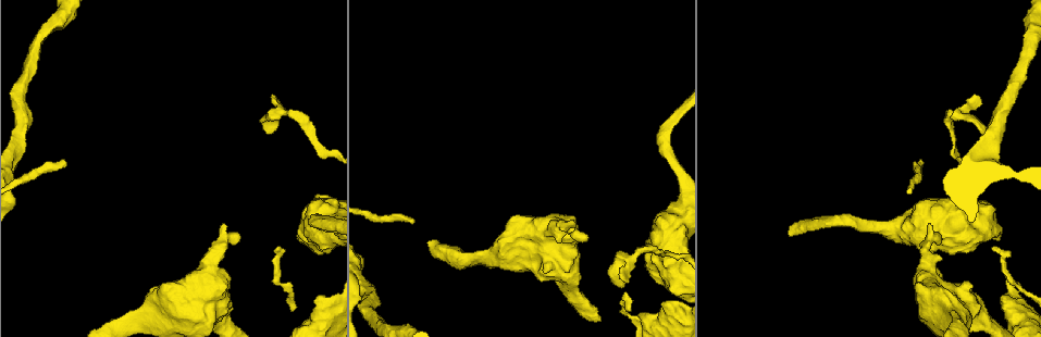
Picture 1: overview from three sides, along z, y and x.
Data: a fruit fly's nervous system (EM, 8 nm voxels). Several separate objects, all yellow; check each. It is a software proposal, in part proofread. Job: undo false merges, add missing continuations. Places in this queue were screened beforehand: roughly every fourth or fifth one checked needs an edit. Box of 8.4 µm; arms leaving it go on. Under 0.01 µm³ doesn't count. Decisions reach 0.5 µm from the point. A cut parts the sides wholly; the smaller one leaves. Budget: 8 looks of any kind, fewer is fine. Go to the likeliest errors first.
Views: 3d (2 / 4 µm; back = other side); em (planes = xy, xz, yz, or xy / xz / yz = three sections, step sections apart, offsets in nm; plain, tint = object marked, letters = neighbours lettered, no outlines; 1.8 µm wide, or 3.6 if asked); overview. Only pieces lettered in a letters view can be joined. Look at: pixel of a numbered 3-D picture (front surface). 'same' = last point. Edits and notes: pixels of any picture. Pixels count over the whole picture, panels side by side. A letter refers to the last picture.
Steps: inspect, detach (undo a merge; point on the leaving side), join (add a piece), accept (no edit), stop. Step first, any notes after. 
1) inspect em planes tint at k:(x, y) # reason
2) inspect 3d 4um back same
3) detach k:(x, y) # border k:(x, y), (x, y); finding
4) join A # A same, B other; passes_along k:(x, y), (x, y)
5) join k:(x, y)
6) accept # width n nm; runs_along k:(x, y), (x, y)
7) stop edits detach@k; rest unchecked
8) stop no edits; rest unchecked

inspect 3d 4um at 1:(65, 161) # tapers out

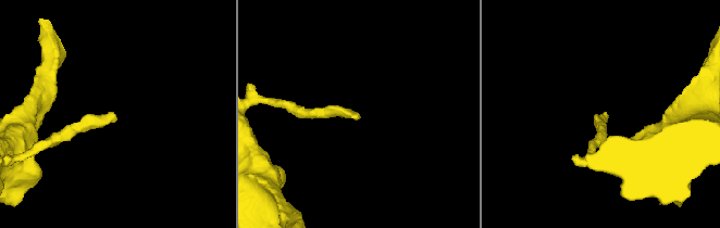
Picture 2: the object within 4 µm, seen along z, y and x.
inspect em yz step 8 letters at 2:(604, 114) # now the EM

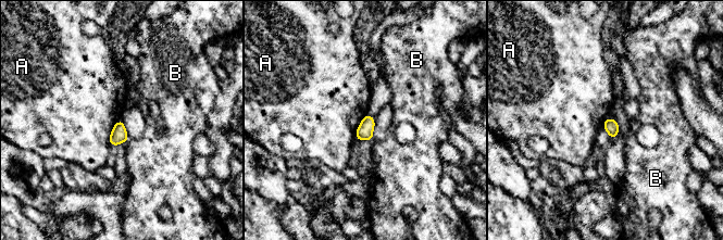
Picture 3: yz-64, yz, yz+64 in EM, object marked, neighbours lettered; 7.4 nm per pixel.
inspect em planes letters same

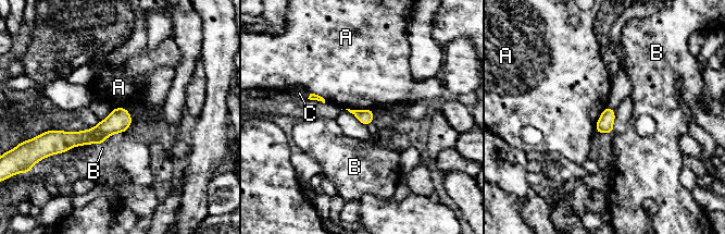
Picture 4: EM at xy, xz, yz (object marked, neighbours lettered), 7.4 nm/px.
accept # width 110 nm; A other, B other, C other; none of them fits

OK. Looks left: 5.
inspect em planes letters at 1:(1005, 297)

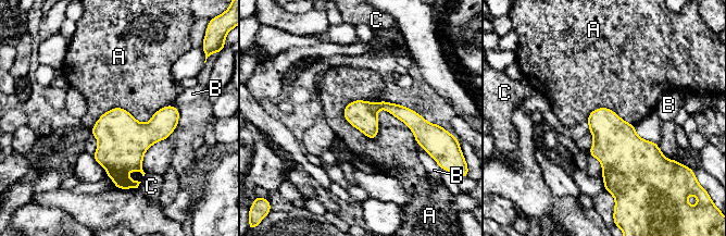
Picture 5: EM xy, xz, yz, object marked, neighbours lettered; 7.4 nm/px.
accept # A other, B other, C other; runs_along 5:(346, 112), (387, 106), (425, 128); none of them fits

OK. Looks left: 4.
inspect 3d 4um at 1:(977, 100) # an open end

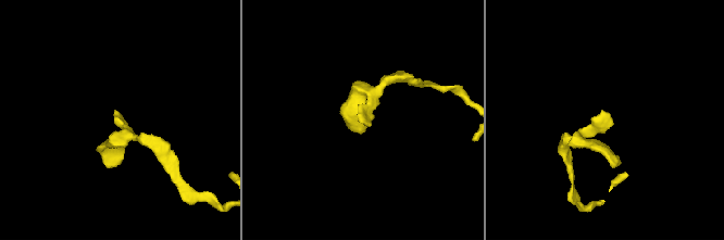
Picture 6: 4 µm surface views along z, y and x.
inspect em yz step 16 letters at 6:(367, 121)

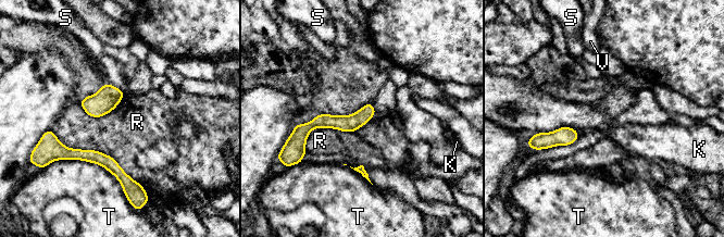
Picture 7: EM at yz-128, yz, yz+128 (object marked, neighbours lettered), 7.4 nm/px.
inspect em planes letters same

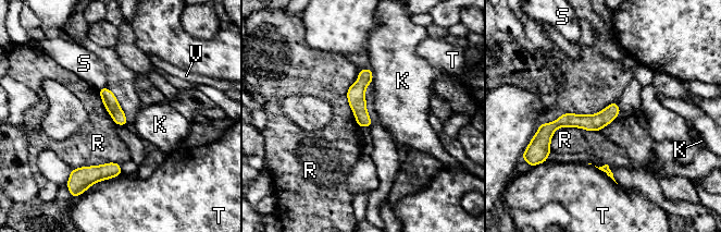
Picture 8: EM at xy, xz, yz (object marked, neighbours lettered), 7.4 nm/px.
accept # K other, R other, S other, T other, V other; border 8:(600, 129), (558, 127), (550, 149); no lettered piece goes on from it

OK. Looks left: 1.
stop no edits; rest unchecked

